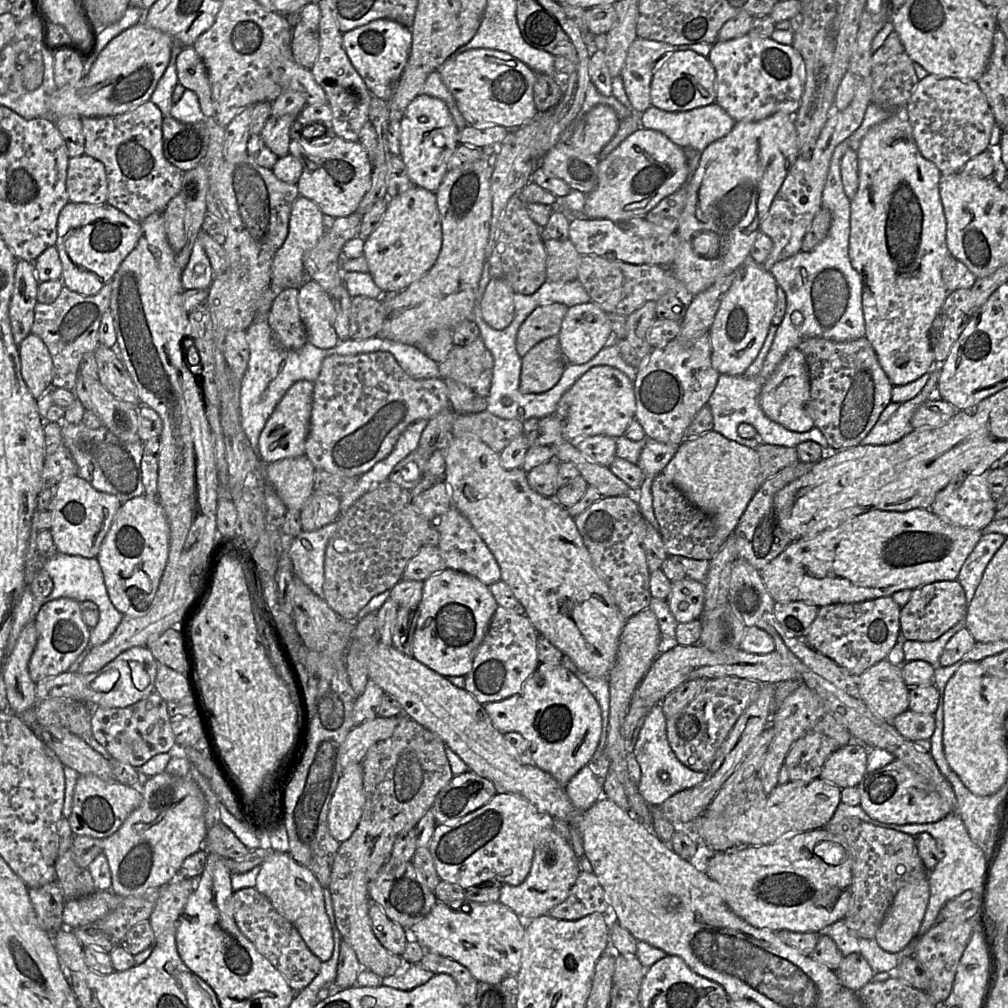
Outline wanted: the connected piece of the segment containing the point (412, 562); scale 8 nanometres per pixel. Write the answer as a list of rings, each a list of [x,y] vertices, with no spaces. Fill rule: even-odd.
[[[423,545],[407,563],[402,580],[425,581],[446,568],[438,547]]]

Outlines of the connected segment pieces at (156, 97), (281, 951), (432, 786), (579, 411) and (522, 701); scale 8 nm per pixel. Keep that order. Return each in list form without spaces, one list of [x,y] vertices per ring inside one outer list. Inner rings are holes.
[[[173,43],[169,64],[149,99],[160,109],[163,117],[170,116],[172,92],[178,83],[176,59],[184,48],[180,43]]]
[[[255,887],[242,888],[233,892],[232,902],[233,917],[242,934],[283,974],[295,992],[307,987],[317,976],[322,961],[311,952],[295,926],[281,916],[269,899]]]
[[[404,714],[399,716],[399,723],[392,736],[372,745],[361,761],[361,765],[366,799],[363,814],[351,837],[340,844],[332,865],[328,890],[341,938],[354,949],[362,968],[384,978],[404,967],[404,961],[401,956],[390,953],[373,932],[369,917],[369,904],[373,902],[369,897],[369,885],[389,860],[398,835],[416,827],[425,813],[432,808],[436,796],[454,775],[446,756],[446,745],[443,740]]]
[[[602,365],[589,369],[563,394],[555,414],[561,422],[563,437],[572,441],[596,435],[621,437],[635,411],[634,383],[620,370]]]
[[[539,663],[515,695],[482,705],[493,726],[502,734],[519,733],[528,743],[533,765],[549,773],[563,787],[594,758],[602,728],[599,704],[562,664]]]

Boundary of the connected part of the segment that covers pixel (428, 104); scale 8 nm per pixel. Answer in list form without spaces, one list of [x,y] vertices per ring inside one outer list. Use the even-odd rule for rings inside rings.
[[[419,94],[400,120],[400,157],[414,186],[436,192],[448,172],[448,163],[459,145],[459,129],[446,104],[435,97]]]

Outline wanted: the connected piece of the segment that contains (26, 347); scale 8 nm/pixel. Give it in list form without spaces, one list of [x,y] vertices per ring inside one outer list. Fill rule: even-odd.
[[[30,333],[19,345],[22,378],[37,400],[50,390],[53,363],[43,340]]]

